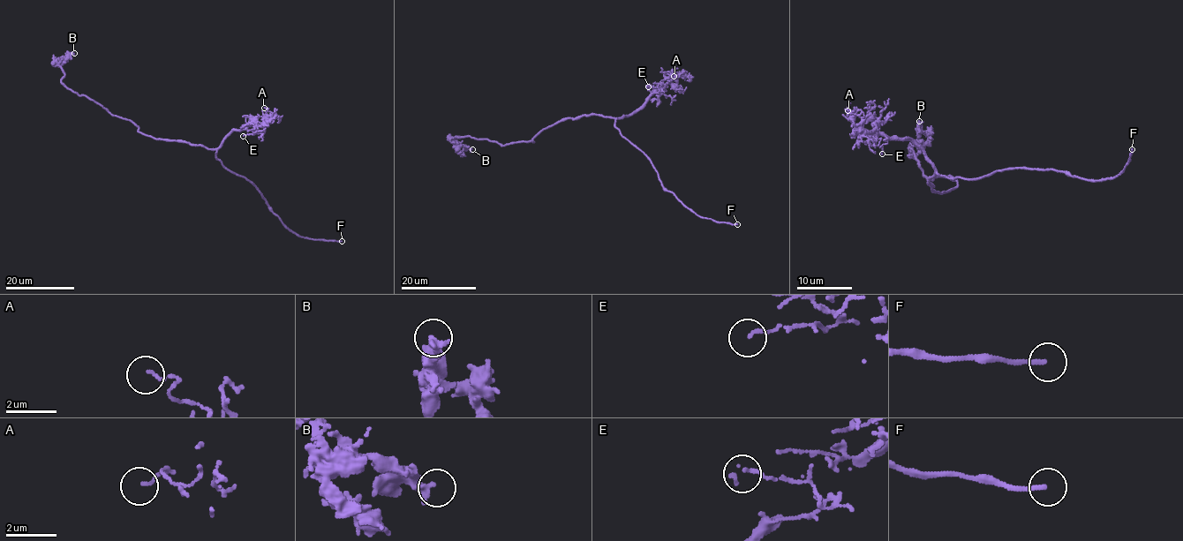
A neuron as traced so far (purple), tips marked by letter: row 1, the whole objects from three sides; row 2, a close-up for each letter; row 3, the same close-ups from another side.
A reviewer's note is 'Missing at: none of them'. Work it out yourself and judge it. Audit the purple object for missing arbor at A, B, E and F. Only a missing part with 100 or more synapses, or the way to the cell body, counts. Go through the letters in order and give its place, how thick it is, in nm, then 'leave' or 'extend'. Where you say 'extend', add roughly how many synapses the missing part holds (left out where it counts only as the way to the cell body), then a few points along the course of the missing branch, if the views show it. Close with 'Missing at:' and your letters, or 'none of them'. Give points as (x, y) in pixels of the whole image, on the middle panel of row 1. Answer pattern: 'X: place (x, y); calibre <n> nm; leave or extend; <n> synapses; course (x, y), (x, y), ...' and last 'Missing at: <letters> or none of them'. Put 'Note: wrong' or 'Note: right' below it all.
A: place (674, 76); calibre 100 nm; leave
B: place (472, 149); calibre 400 nm; leave
E: place (648, 86); calibre 120 nm; leave
F: place (737, 224); calibre 170 nm; extend
Missing at: F
Note: wrong

